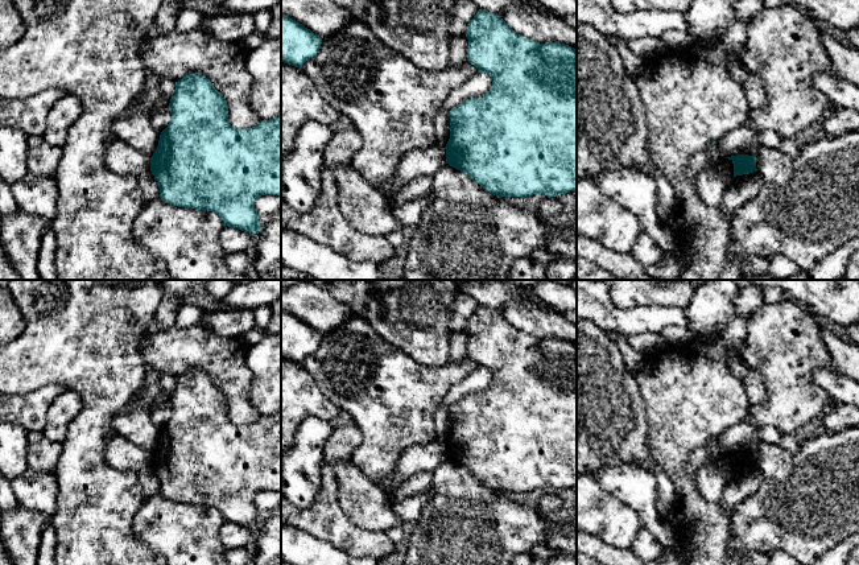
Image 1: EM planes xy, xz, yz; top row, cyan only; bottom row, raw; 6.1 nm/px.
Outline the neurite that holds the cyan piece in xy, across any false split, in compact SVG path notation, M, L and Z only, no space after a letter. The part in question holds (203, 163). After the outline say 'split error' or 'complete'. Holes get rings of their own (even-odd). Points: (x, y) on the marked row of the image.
M191 73L175 82L175 94L170 99L169 110L172 119L168 127L161 132L157 149L150 157L150 172L160 186L158 197L165 203L173 206L212 211L220 216L224 226L241 230L251 235L259 234L263 227L259 224L259 214L255 209L255 201L265 194L281 197L281 116L269 120L260 120L252 128L234 128L228 121L228 104L226 99L212 86L210 79L198 73Z; complete

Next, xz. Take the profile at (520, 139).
M479 9L467 26L466 37L468 40L467 61L474 65L479 73L486 73L492 79L491 90L483 98L471 98L450 112L450 139L445 147L446 164L464 172L472 181L483 186L496 197L530 197L533 194L545 194L549 198L577 190L577 49L557 42L540 44L516 33L497 15Z; complete

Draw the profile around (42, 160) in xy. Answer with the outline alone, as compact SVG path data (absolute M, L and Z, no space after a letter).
M48 143L29 148L26 160L28 172L40 177L54 178L62 154L62 147L49 145Z

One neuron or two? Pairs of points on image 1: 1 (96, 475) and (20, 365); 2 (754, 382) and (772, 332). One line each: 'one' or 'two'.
1: one
2: two

